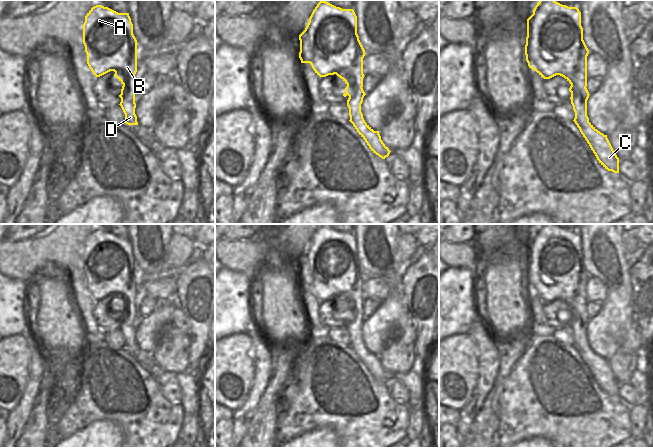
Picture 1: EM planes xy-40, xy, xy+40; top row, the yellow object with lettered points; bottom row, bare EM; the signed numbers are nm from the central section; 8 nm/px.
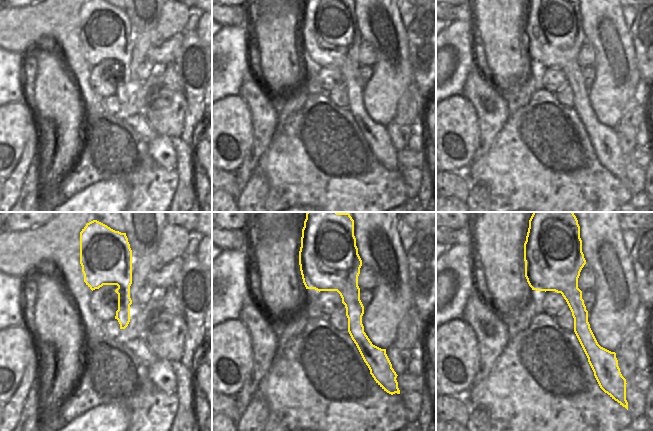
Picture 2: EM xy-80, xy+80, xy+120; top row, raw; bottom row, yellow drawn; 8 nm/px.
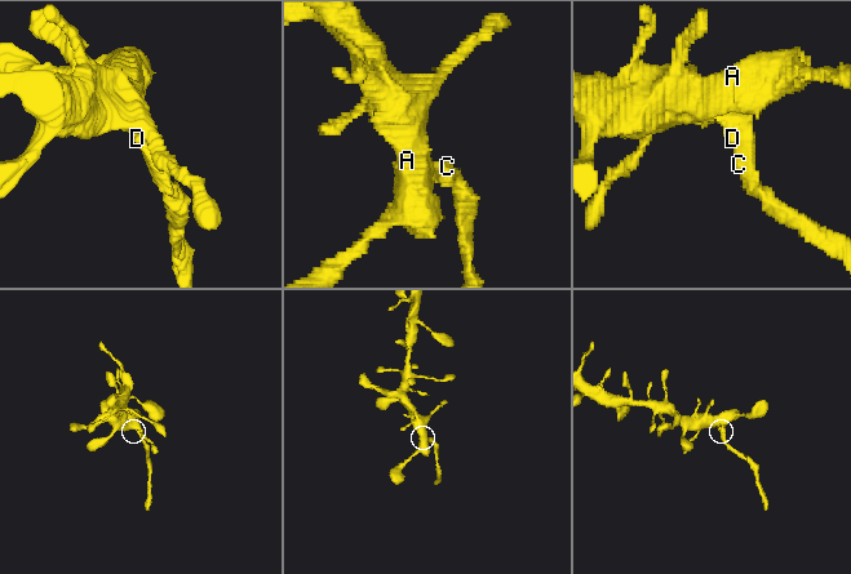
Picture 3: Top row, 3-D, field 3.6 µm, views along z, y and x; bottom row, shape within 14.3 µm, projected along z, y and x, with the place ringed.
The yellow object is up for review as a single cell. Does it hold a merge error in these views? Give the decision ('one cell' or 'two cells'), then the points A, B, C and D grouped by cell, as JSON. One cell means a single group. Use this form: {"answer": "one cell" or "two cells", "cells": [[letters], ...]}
{"answer": "two cells", "cells": [["A", "B"], ["C", "D"]]}

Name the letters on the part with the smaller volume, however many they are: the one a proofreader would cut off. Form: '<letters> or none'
C, D

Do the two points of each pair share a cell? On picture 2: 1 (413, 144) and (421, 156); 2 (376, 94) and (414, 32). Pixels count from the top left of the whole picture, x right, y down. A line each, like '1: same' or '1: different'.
1: different
2: different

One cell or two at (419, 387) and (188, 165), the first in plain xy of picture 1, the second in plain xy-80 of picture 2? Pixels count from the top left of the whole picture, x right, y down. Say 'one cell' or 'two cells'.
one cell

